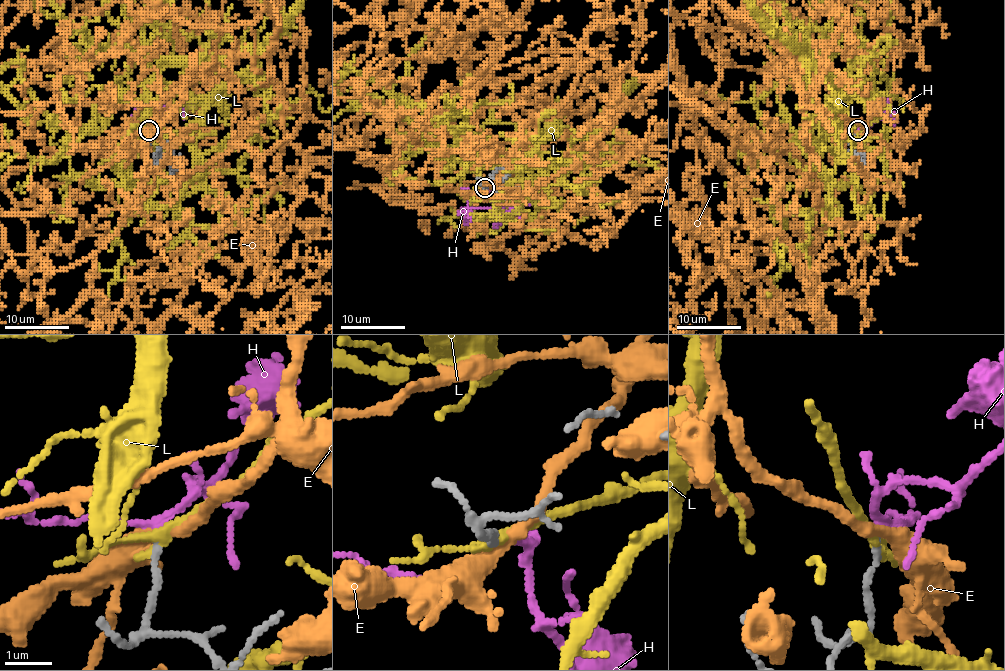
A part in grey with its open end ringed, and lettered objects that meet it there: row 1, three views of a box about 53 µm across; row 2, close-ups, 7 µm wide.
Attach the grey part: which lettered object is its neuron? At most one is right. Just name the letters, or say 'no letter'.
H

